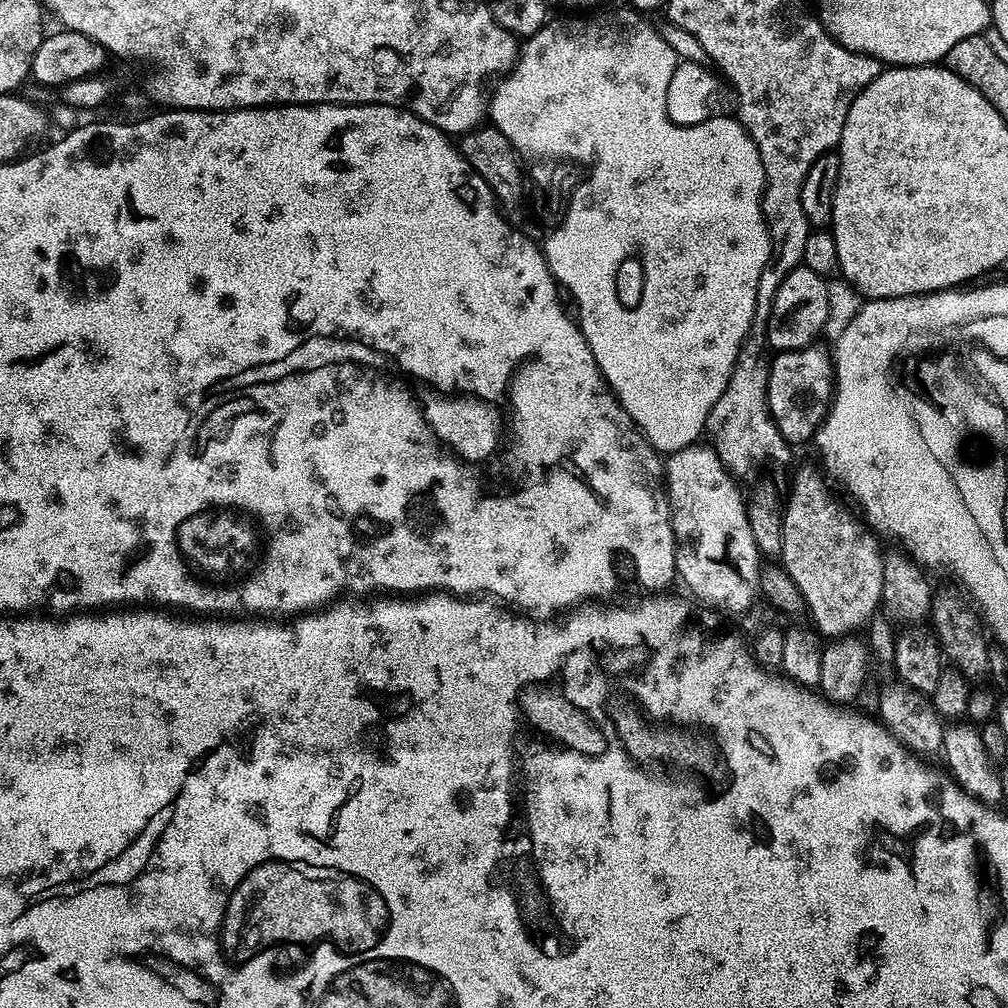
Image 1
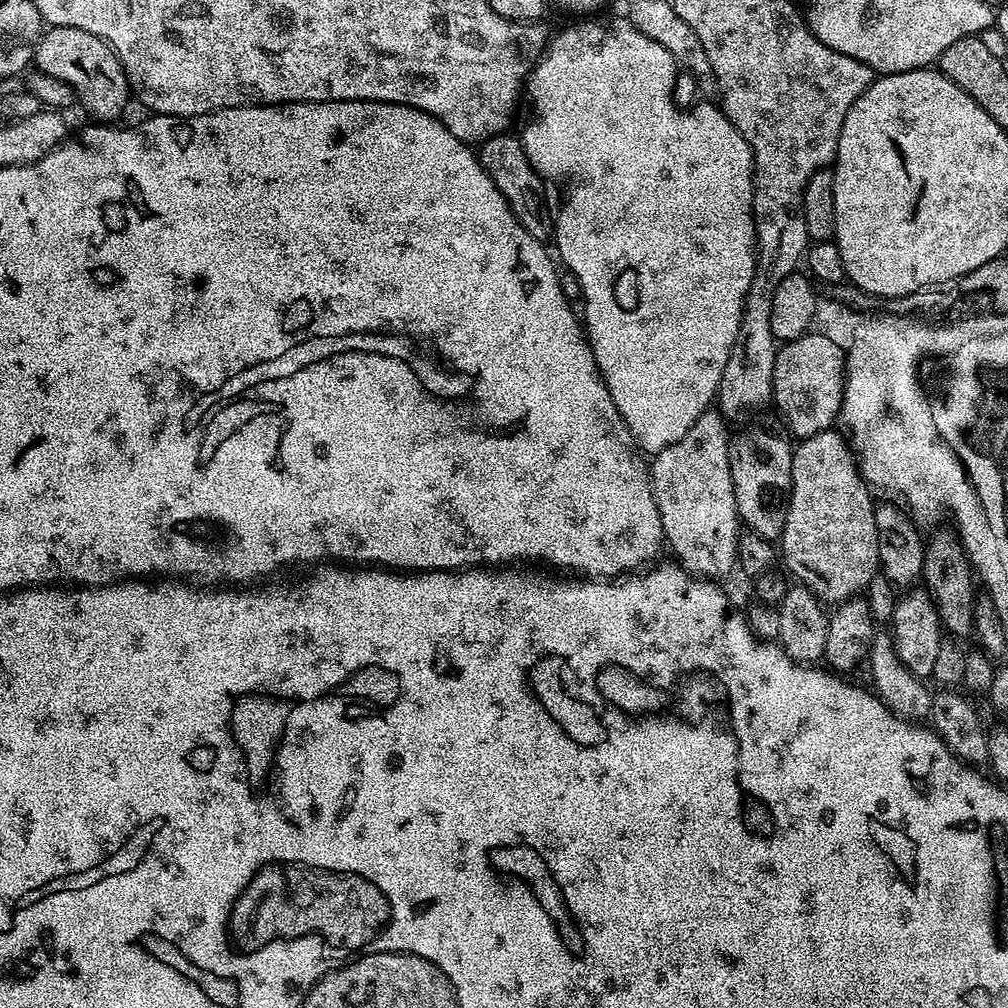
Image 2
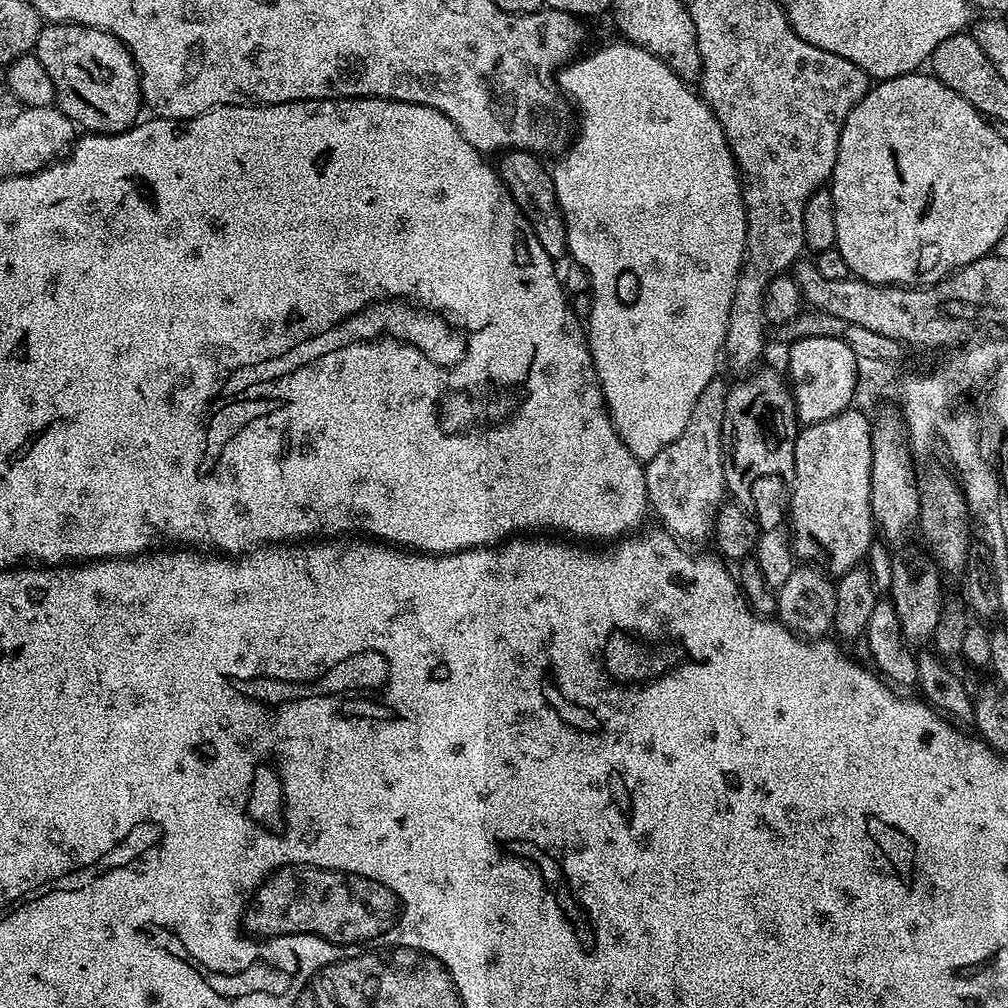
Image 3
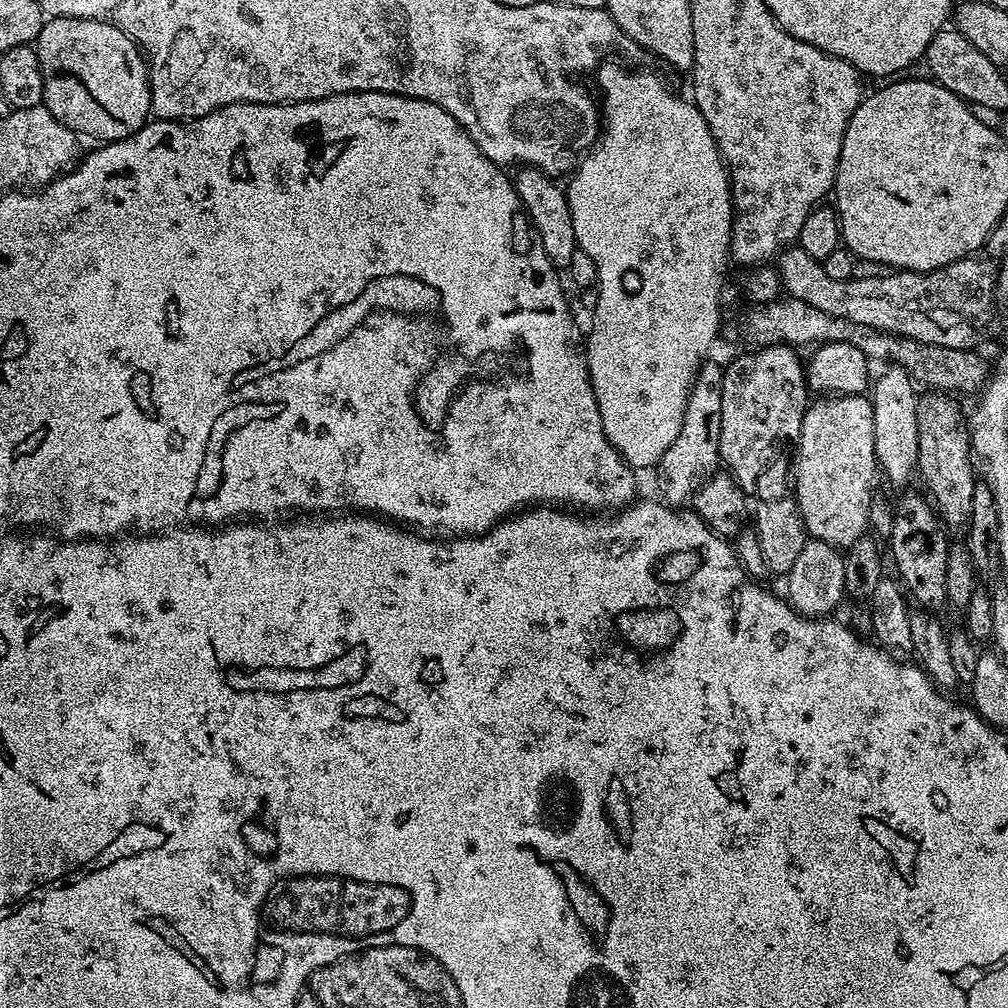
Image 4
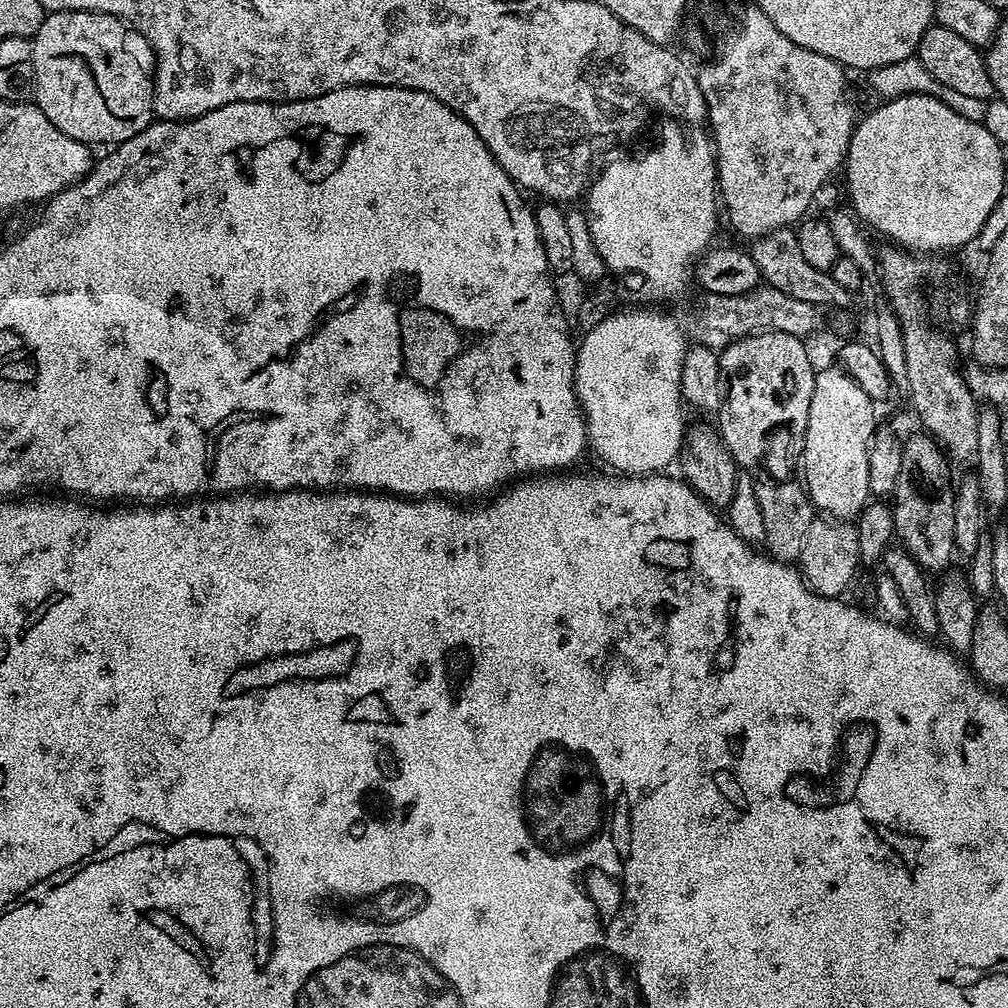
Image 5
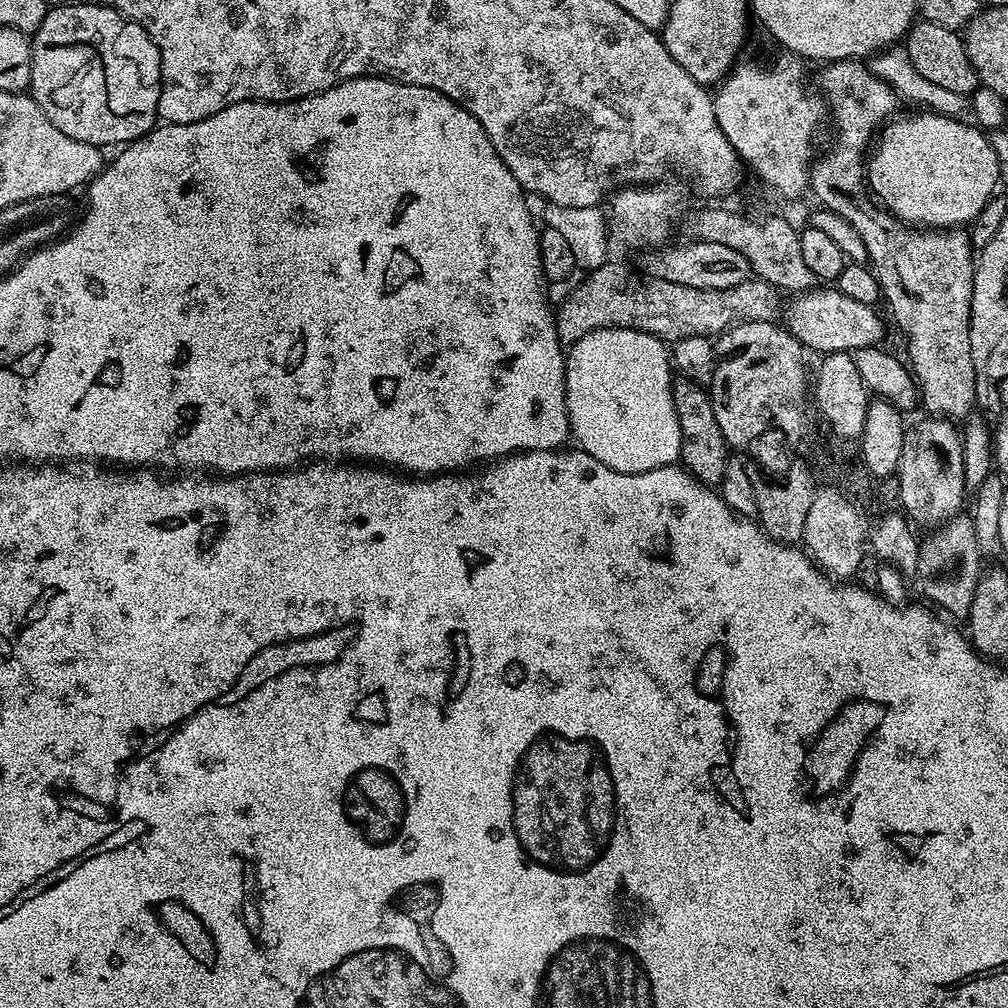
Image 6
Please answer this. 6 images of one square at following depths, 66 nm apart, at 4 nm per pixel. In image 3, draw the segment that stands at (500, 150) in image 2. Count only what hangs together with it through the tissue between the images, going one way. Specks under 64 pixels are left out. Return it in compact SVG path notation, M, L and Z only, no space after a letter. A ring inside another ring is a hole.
M517 148L505 151L499 160L500 181L508 187L509 194L515 198L528 221L532 223L538 242L542 242L542 250L546 250L546 254L553 258L559 258L560 255L563 257L568 250L566 226L564 215L556 207L556 191L552 185L549 165L547 163L544 165L540 161L543 159L537 153L523 152Z

